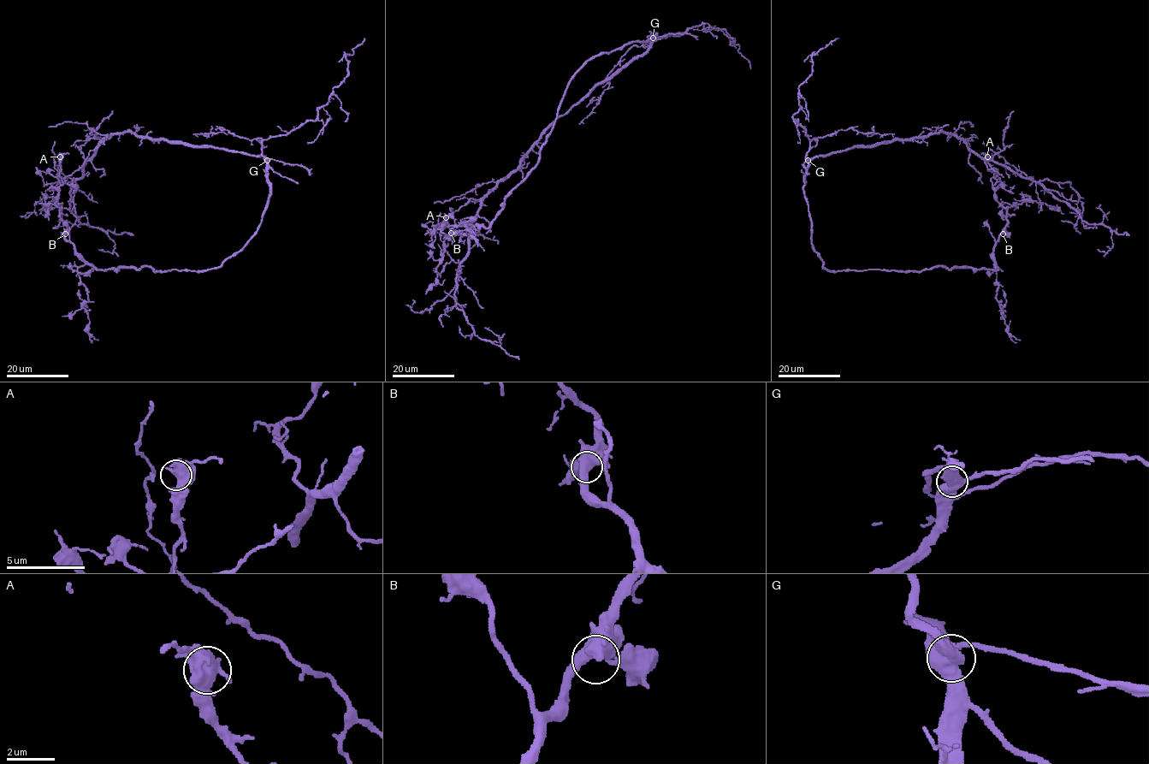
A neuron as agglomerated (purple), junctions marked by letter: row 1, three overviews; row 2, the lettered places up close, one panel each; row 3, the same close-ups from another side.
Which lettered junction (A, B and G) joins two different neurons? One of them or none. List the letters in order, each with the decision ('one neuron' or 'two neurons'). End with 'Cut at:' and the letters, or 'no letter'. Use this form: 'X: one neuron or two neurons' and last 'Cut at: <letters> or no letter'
A: one neuron
B: one neuron
G: one neuron
Cut at: no letter

